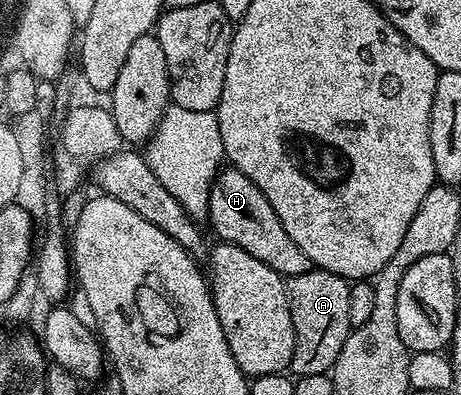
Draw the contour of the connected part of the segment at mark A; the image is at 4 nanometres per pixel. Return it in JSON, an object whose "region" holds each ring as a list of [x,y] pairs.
{"region":[[[316,266],[310,267],[307,274],[290,276],[285,280],[295,330],[295,354],[291,354],[288,371],[294,377],[326,375],[332,369],[335,358],[339,358],[339,350],[343,350],[343,342],[347,342],[351,331],[347,314],[349,285],[350,281],[342,276]]]}

